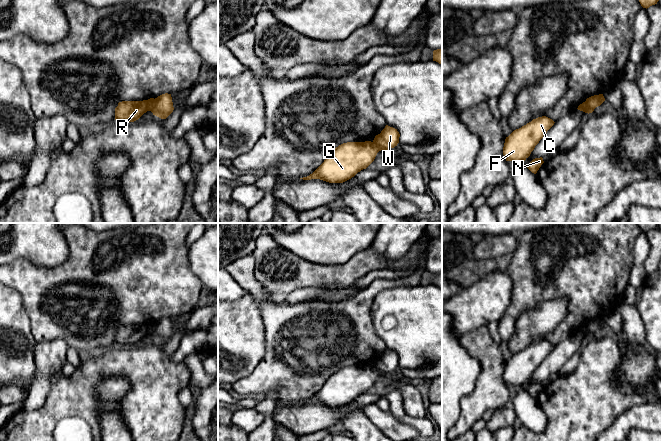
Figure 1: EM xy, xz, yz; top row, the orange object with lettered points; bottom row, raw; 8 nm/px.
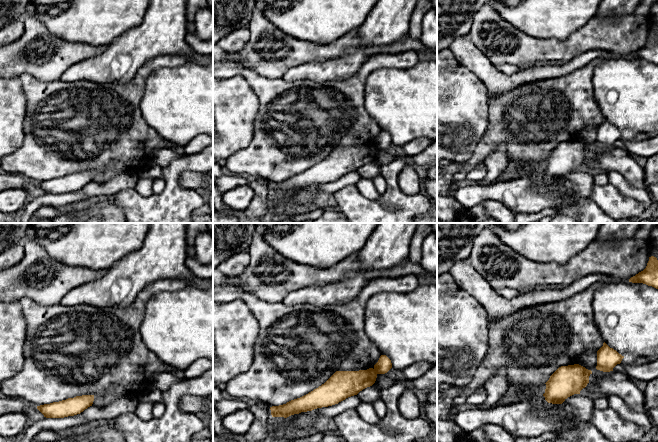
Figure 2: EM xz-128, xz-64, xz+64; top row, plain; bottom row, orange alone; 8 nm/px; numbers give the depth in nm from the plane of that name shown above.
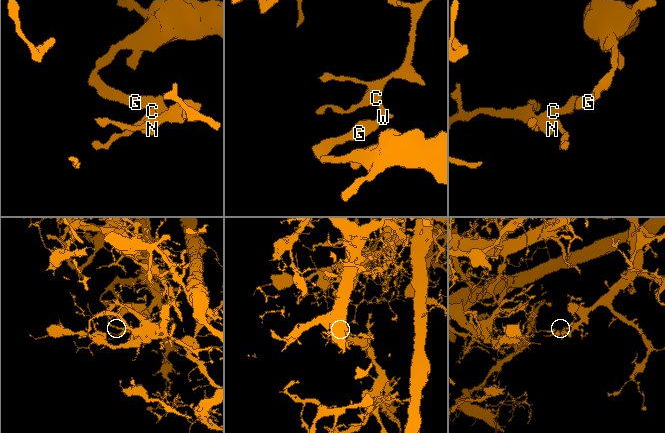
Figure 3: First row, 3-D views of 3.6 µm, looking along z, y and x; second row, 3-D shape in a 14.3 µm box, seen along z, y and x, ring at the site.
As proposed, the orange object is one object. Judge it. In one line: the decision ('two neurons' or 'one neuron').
two neurons

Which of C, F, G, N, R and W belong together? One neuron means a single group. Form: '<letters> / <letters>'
C F N W / G R

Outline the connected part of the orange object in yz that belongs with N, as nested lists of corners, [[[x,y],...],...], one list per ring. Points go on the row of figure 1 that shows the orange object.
[[[535,158],[528,165],[527,168],[534,174],[537,173],[541,165],[544,163],[543,158]]]

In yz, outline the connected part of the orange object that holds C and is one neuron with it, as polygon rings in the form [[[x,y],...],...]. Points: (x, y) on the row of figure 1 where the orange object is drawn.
[[[542,116],[514,130],[505,139],[503,155],[506,161],[513,161],[522,166],[554,123],[552,119]]]

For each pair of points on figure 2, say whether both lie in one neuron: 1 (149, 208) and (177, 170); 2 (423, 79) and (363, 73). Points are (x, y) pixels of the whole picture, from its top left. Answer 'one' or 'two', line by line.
1: one
2: two

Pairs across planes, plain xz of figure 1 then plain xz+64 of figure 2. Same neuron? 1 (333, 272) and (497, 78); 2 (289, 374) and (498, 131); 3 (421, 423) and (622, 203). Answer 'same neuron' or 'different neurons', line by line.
1: different neurons
2: same neuron
3: different neurons

